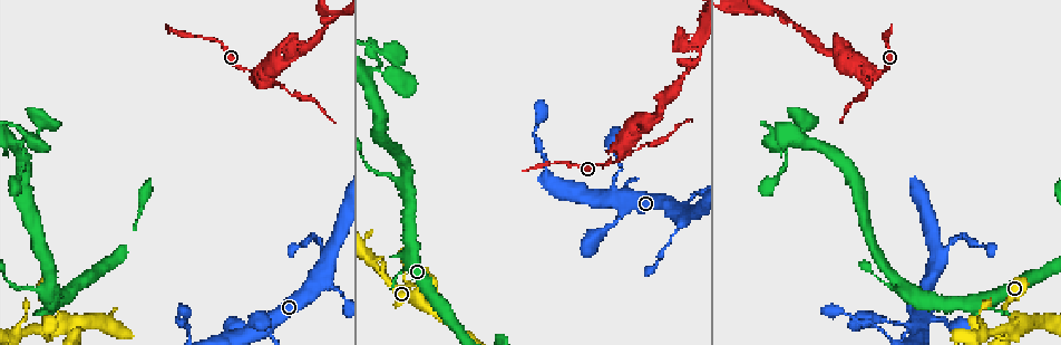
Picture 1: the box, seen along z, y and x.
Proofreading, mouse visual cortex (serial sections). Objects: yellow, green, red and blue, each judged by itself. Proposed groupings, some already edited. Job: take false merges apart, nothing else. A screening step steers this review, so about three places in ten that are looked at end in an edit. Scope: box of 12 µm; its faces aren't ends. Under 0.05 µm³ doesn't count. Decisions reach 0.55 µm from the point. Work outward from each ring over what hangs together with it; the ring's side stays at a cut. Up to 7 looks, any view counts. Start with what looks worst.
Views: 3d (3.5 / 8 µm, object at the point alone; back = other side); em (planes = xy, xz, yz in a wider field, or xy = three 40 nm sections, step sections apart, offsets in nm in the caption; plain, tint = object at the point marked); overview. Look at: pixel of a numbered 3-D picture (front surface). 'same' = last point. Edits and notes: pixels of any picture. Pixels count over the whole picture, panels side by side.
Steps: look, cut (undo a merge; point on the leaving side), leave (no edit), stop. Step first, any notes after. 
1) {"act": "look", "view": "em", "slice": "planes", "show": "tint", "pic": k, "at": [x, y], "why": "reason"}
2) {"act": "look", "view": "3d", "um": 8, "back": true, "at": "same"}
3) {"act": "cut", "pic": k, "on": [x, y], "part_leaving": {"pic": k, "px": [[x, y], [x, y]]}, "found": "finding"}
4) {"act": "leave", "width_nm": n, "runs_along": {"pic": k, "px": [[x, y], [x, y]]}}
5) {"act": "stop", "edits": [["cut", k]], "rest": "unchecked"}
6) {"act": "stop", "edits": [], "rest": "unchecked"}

{"act": "look", "view": "3d", "um": 8, "pic": 1, "at": [617, 161], "why": "three-way junction"}

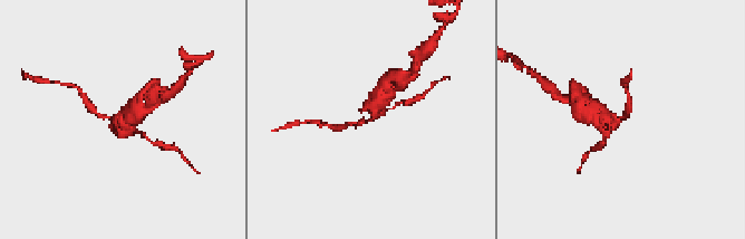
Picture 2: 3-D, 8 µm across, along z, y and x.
{"act": "look", "view": "em", "slice": "xy", "step": 5, "show": "tint", "pic": 2, "at": [371, 119], "arms": 3, "arm_widths_nm": [150, 150, 200], "why": "now the EM"}

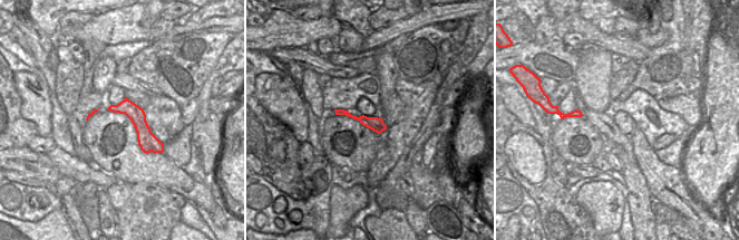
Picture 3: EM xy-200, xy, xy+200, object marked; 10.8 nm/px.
{"act": "cut", "pic": 2, "on": [387, 93], "part_leaving": {"pic": 2, "px": [[375, 114], [403, 85]]}, "found": "two cells meet here"}

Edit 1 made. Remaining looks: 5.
{"act": "look", "view": "overview", "why": "see it whole again"}

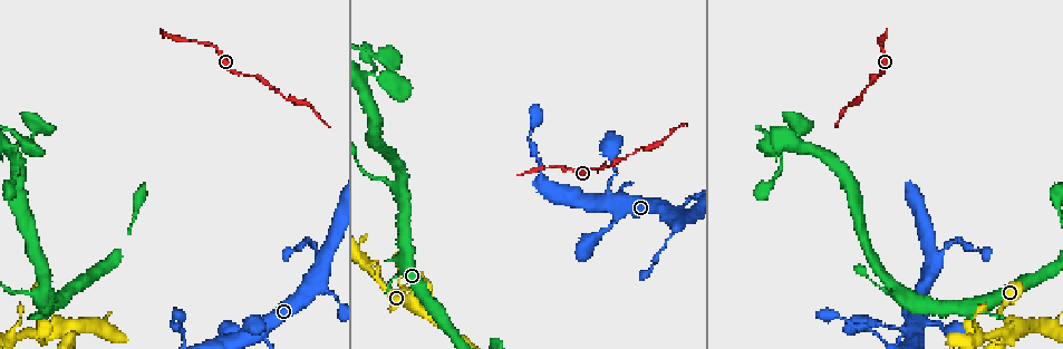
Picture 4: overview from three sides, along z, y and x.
{"act": "look", "view": "3d", "um": 3.5, "pic": 4, "at": [52, 323], "why": "small branch off a trunk"}

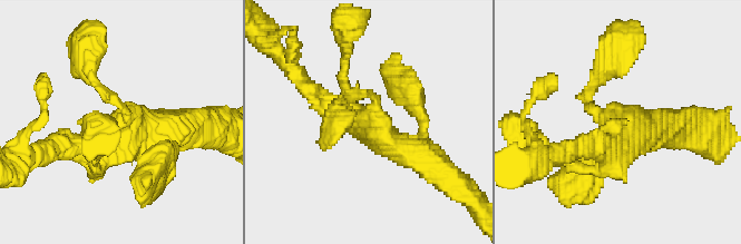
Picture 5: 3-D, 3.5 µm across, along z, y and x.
{"act": "look", "view": "em", "slice": "xy", "step": 1, "show": "tint", "pic": 5, "at": [371, 112]}

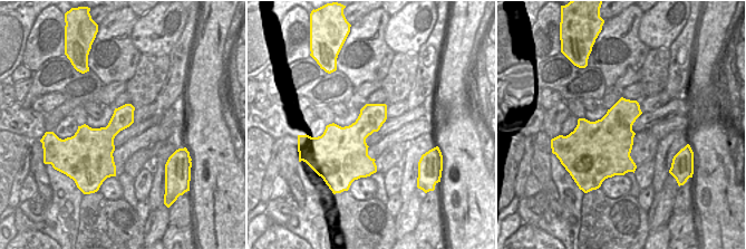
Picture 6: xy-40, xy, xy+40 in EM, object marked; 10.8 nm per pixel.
{"act": "leave", "runs_along": {"pic": 5, "px": [[87, 70], [132, 128], [176, 128]]}, "found": "continuous, no second cell"}

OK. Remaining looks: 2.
{"act": "look", "view": "3d", "um": 3.5, "pic": 4, "at": [43, 291], "why": "side arm on a straight run"}

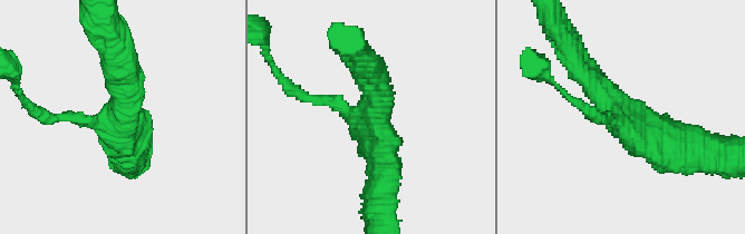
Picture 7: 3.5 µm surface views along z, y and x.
{"act": "look", "view": "em", "slice": "xy", "step": 1, "show": "tint", "pic": 7, "at": [622, 118], "arms": 3, "arm_widths_nm": [150, 350, 500]}

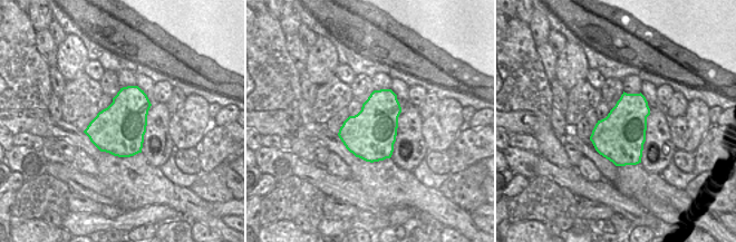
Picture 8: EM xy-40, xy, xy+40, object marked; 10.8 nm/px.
{"act": "leave", "found": "continuous, no second cell"}

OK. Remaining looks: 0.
{"act": "stop", "edits": [["cut", 2]], "rest": "unchecked"}

